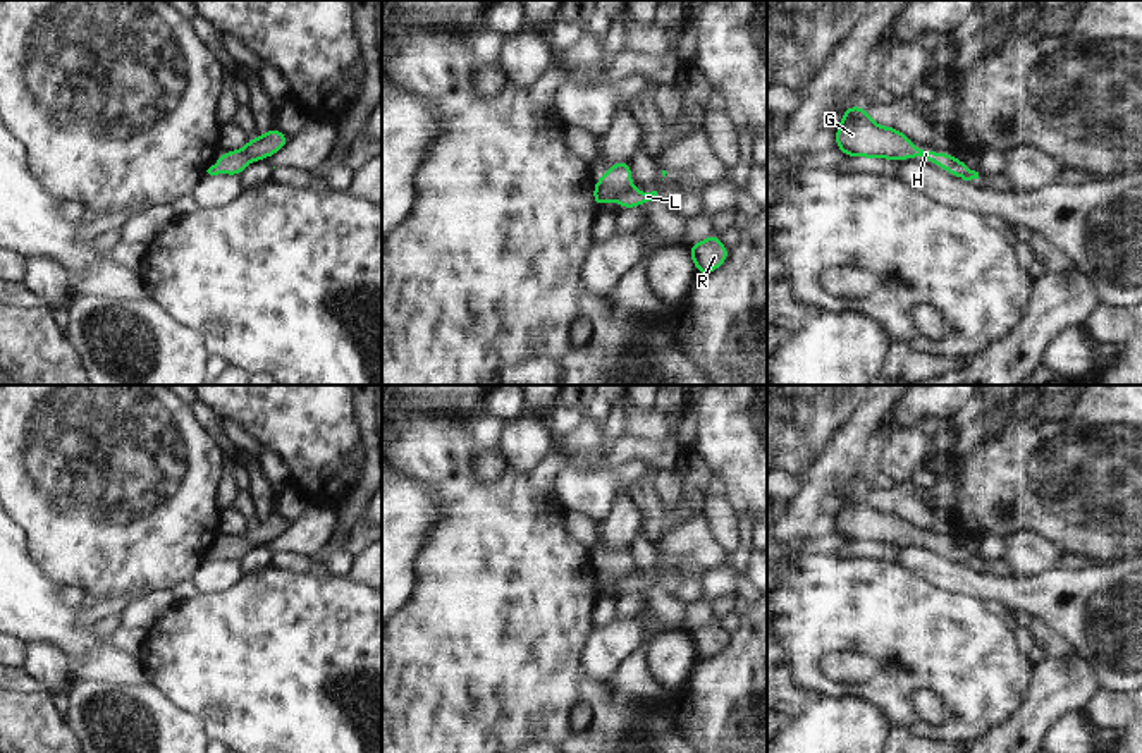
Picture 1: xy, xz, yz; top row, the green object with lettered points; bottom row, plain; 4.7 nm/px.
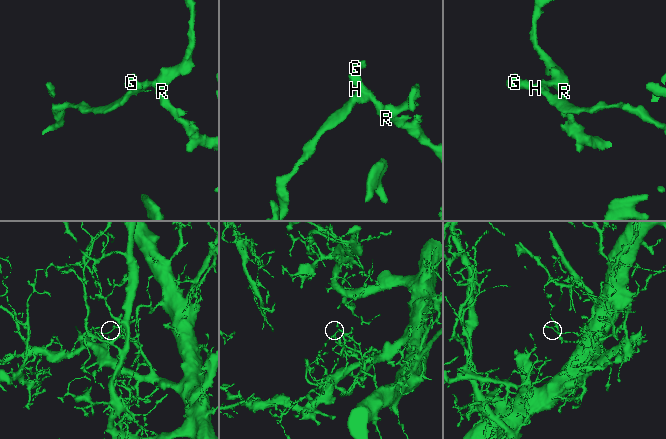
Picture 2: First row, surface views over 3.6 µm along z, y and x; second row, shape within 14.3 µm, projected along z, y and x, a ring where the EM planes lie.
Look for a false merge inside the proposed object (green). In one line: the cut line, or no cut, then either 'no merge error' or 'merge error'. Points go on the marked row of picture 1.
no cut | no merge error

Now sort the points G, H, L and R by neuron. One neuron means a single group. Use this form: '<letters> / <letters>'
G H L R

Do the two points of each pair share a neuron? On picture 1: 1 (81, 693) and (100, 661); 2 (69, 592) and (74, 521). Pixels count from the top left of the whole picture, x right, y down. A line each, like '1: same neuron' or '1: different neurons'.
1: different neurons
2: different neurons

